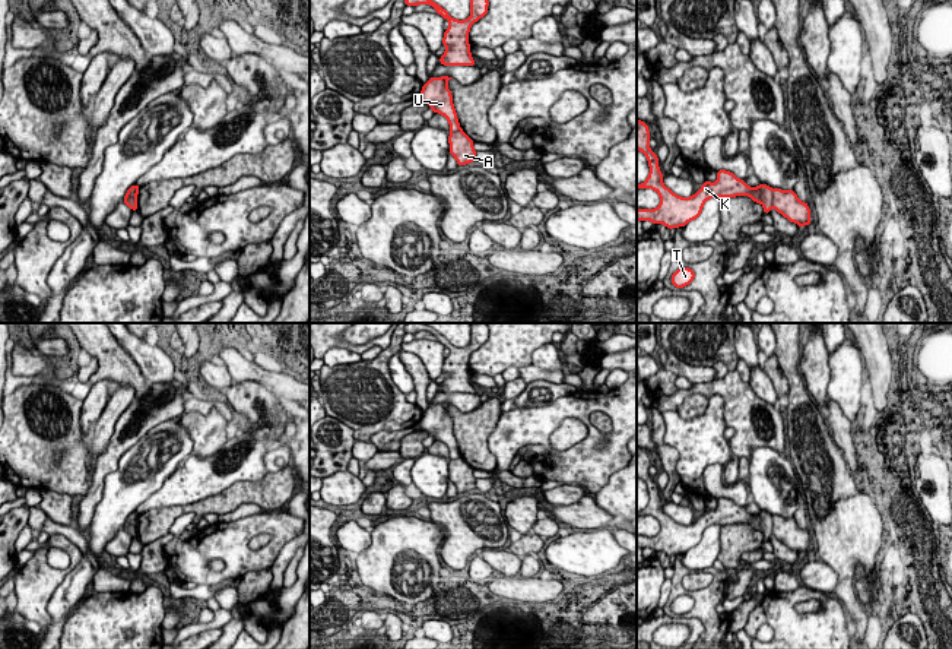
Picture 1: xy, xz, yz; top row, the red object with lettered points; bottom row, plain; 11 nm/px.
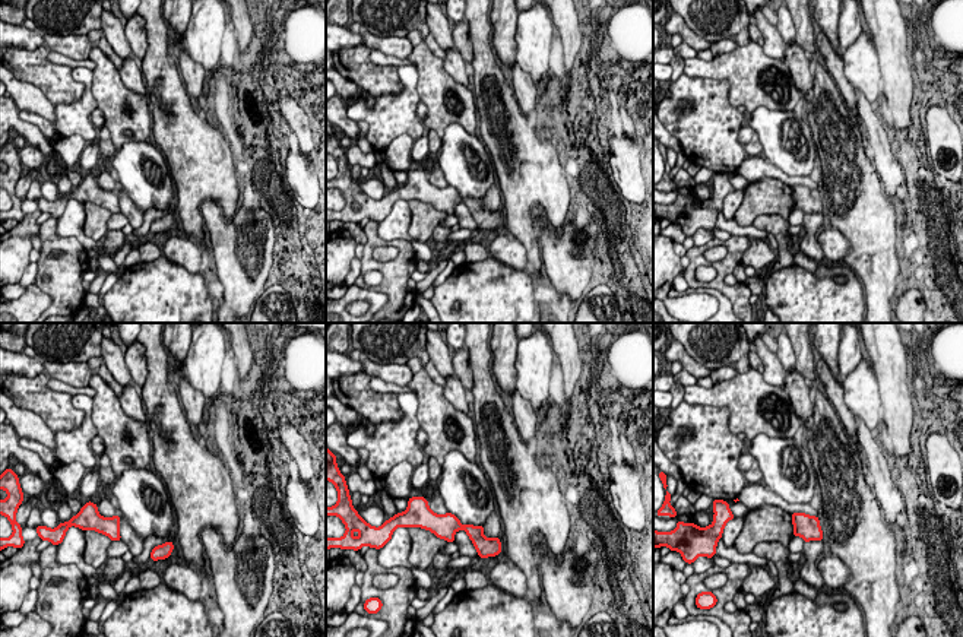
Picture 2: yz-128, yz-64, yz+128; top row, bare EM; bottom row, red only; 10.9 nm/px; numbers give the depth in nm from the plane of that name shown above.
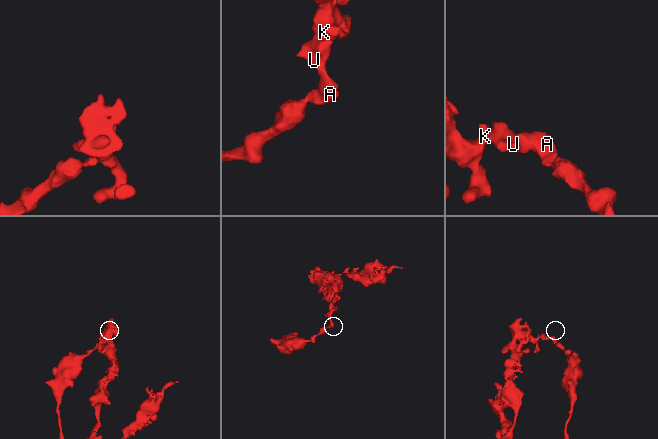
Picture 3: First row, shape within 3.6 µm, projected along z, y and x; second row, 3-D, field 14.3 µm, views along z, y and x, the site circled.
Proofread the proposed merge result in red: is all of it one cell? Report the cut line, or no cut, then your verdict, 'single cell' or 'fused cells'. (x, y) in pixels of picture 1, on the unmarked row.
cut yz (771, 516), (773, 534); fused cells

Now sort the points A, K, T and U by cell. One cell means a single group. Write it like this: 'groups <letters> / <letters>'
groups A / K T U

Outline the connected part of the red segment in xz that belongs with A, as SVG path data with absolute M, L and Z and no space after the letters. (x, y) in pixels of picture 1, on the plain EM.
M450 459L450 481L456 485L457 493L466 493L476 488L473 468L463 459Z

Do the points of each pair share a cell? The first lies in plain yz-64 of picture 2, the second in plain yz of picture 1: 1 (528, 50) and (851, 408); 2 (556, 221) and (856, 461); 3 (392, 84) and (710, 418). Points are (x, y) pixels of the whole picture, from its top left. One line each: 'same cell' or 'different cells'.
1: same cell
2: different cells
3: different cells

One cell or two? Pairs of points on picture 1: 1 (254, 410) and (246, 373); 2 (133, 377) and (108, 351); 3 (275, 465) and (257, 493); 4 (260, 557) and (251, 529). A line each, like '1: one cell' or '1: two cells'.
1: two cells
2: one cell
3: two cells
4: one cell

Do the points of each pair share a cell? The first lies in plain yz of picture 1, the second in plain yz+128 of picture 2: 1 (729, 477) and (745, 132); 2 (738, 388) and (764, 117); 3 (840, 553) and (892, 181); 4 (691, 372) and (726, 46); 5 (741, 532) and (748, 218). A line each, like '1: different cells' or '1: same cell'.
1: same cell
2: different cells
3: different cells
4: different cells
5: same cell

